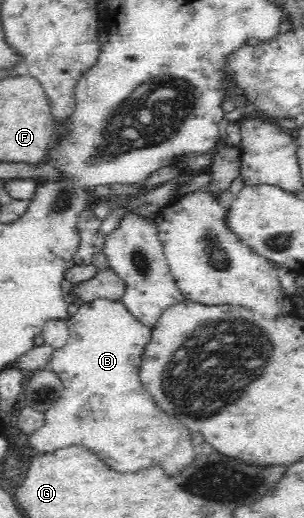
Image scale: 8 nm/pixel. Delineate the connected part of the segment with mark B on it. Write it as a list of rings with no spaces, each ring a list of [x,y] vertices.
[[[106,298],[82,302],[76,314],[66,319],[65,323],[70,331],[68,342],[55,349],[49,360],[49,368],[64,384],[64,394],[58,403],[45,413],[45,423],[26,438],[26,448],[22,450],[22,456],[26,456],[31,450],[46,454],[77,445],[90,450],[96,458],[100,458],[106,466],[120,474],[134,474],[150,466],[160,466],[164,474],[172,478],[190,468],[199,452],[194,452],[194,447],[191,447],[188,428],[178,424],[176,418],[164,414],[138,380],[138,364],[142,351],[150,340],[151,328],[138,322],[121,300]]]

